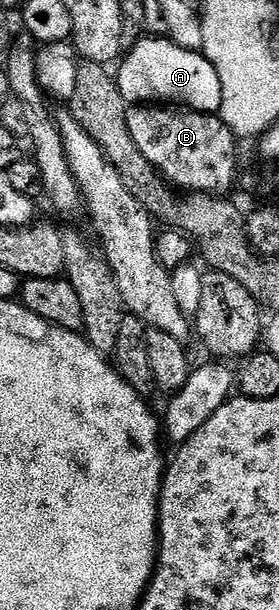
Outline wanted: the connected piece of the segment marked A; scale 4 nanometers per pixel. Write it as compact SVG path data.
M142 38L124 53L120 64L121 69L116 69L115 79L126 105L153 106L160 102L193 112L220 113L223 82L219 82L215 66L200 51L187 50L168 38Z

